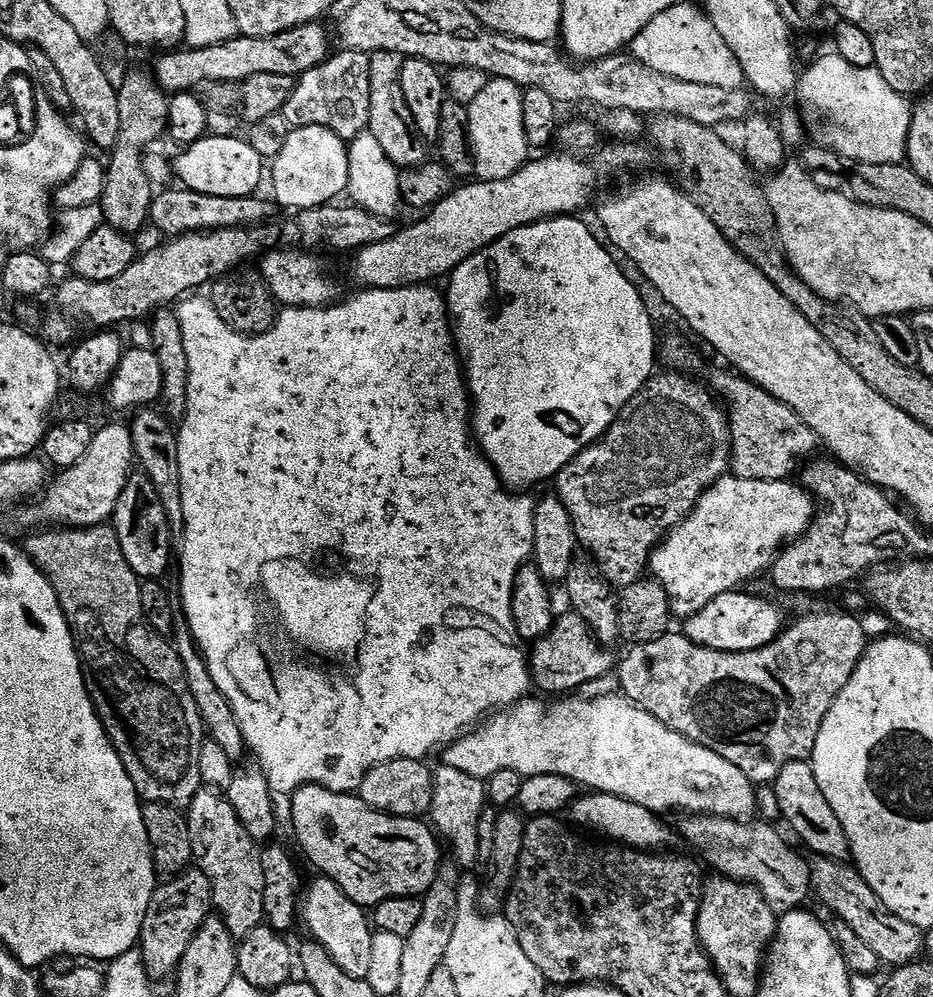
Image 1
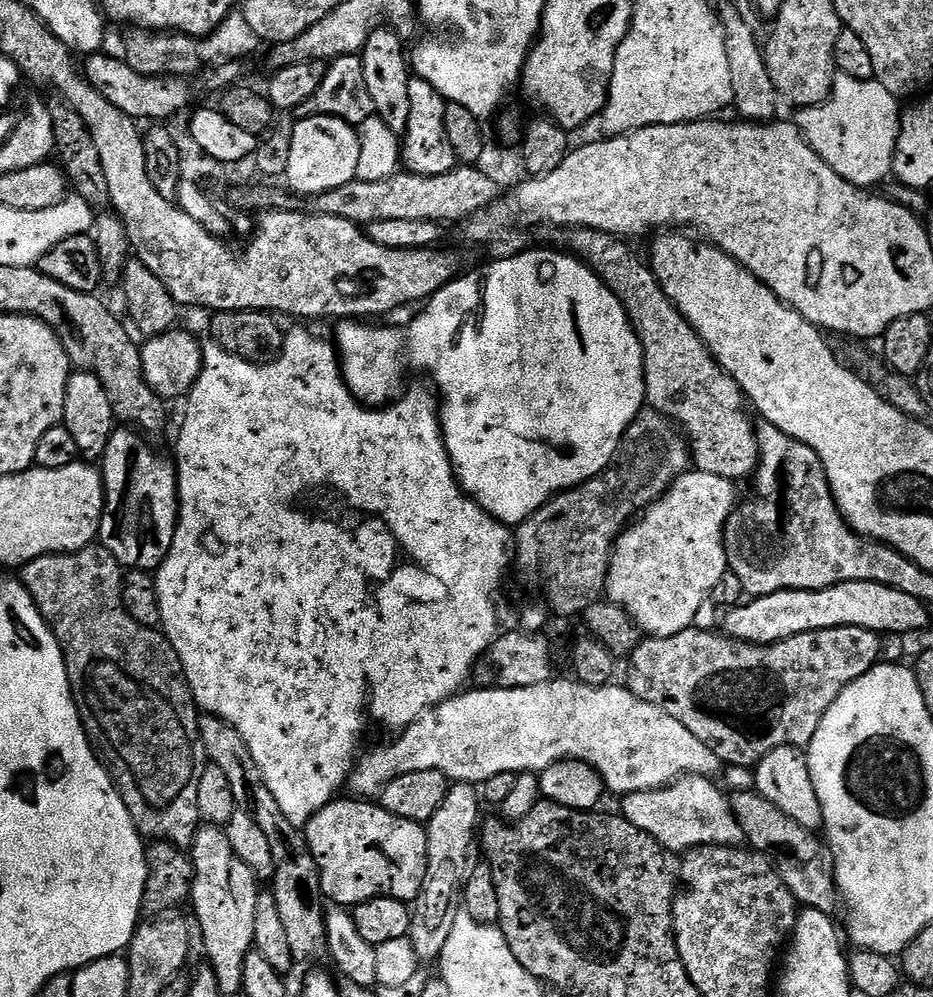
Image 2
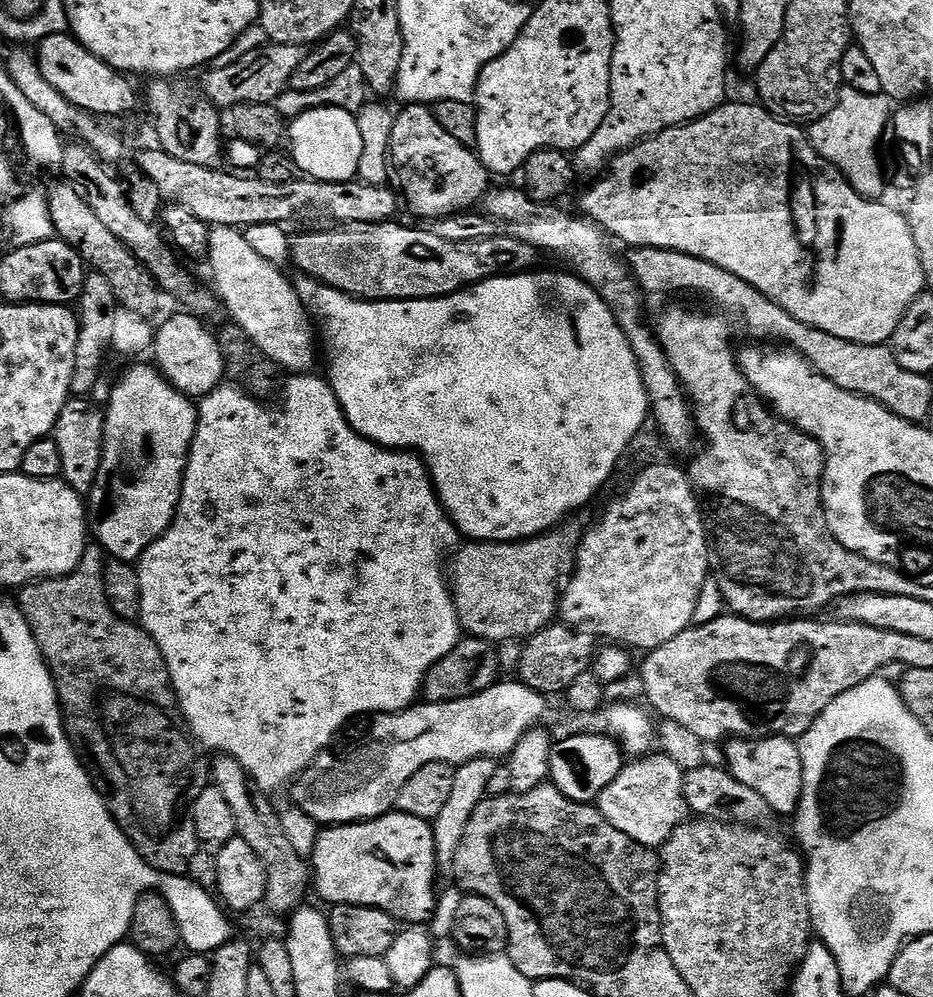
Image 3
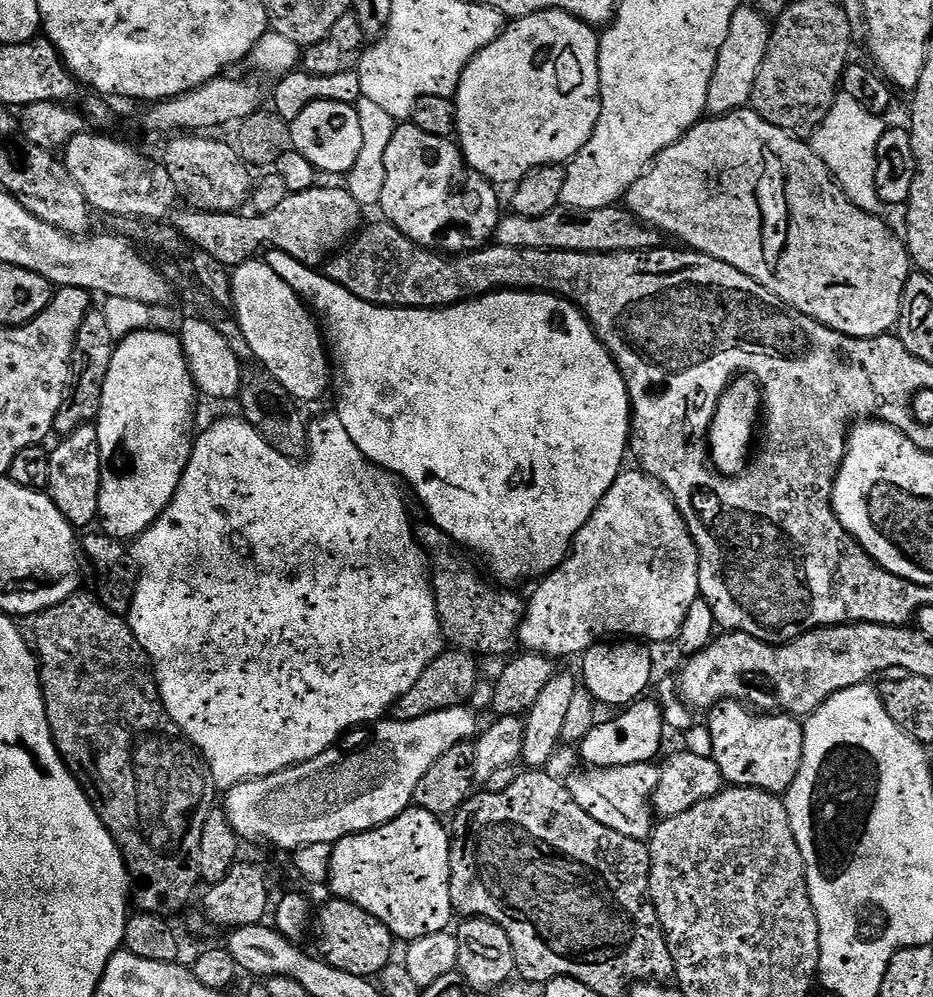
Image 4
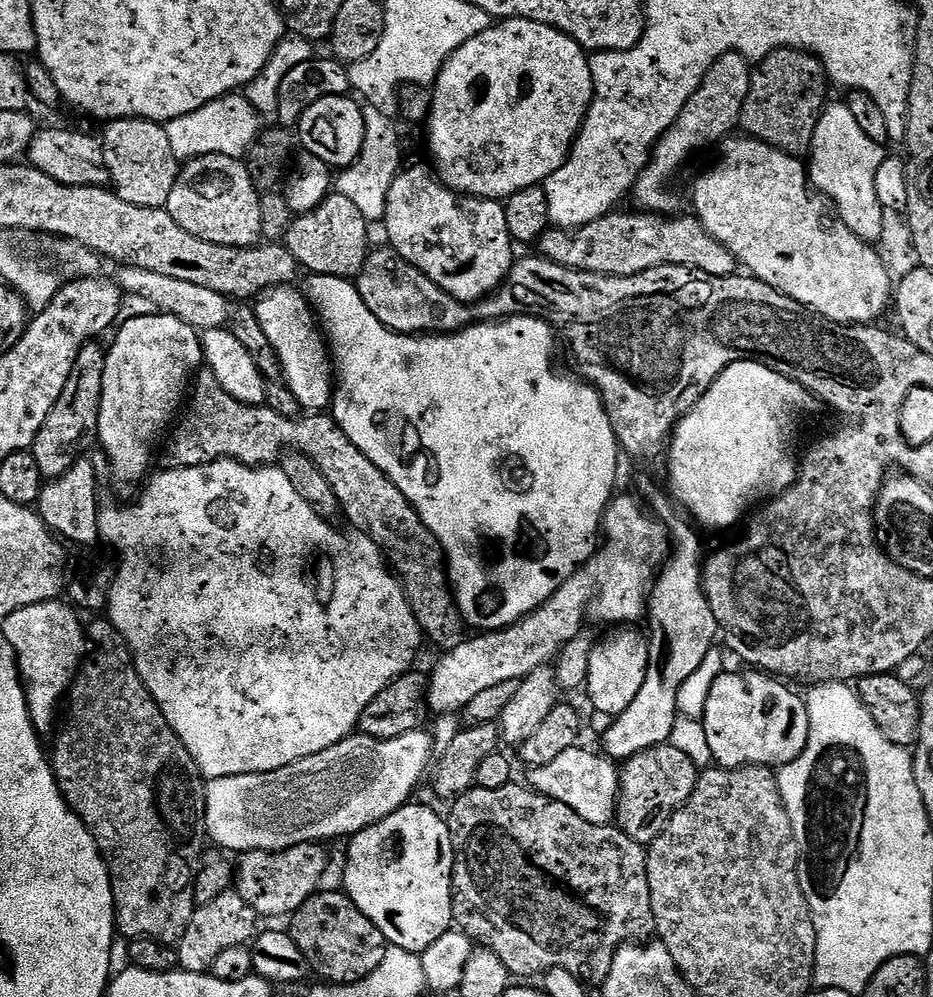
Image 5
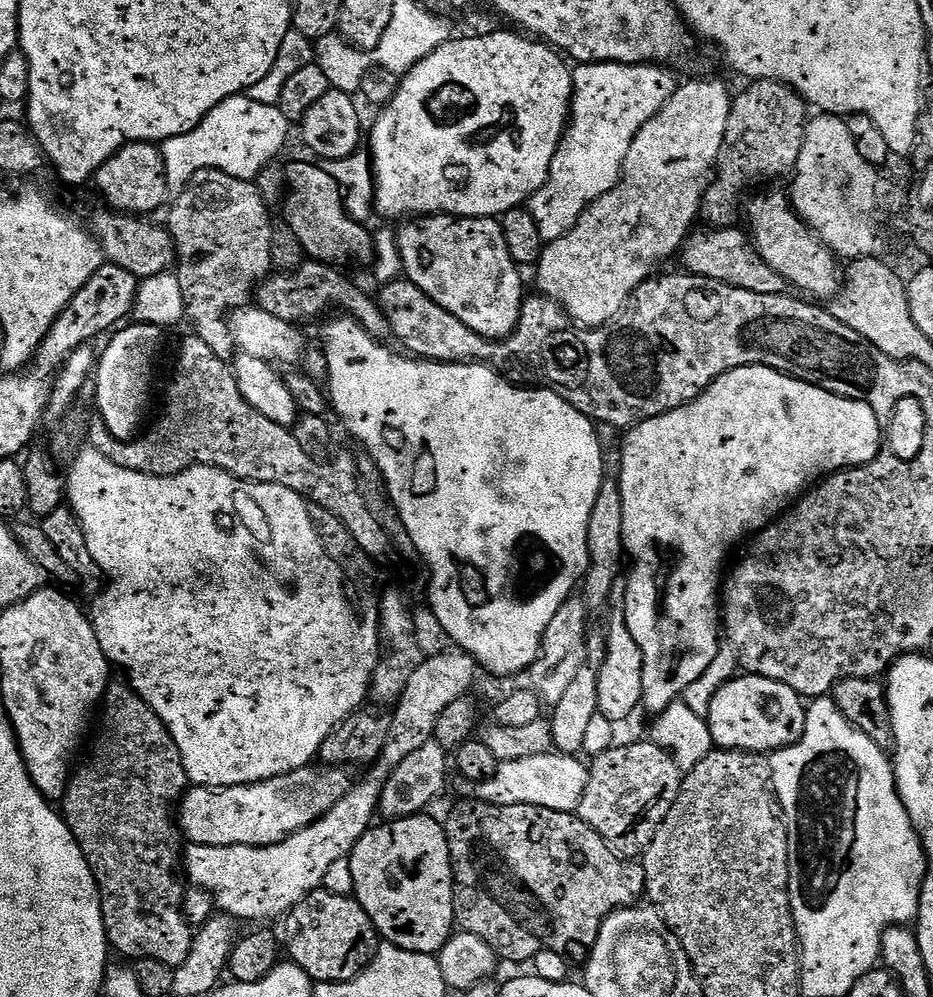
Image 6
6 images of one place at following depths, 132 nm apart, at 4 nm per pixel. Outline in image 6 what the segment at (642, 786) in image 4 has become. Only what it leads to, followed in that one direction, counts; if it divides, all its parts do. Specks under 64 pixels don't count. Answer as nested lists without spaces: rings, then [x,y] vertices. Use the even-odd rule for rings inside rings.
[[[555,750],[538,754],[538,758],[518,758],[518,762],[500,763],[498,774],[492,780],[475,785],[475,799],[485,804],[498,806],[538,806],[546,810],[575,813],[586,790],[589,765],[572,754],[561,754]]]

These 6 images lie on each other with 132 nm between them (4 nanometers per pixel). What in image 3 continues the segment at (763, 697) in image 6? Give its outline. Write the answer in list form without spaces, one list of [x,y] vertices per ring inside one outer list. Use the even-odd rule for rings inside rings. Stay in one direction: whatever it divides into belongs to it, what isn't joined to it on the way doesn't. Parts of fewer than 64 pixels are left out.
[[[767,736],[761,740],[732,738],[724,748],[726,767],[742,786],[750,786],[750,790],[762,794],[777,817],[795,817],[796,807],[800,805],[804,789],[804,771],[800,746],[795,739],[787,736]]]

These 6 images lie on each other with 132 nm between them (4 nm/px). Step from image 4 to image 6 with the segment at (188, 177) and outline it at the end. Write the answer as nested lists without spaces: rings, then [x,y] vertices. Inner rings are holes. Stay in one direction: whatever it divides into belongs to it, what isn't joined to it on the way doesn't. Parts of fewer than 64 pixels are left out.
[[[198,170],[198,174],[192,176],[181,192],[184,193],[177,198],[172,213],[166,219],[166,227],[176,243],[184,311],[187,319],[192,319],[192,324],[196,327],[193,328],[195,335],[200,336],[202,342],[206,342],[206,346],[210,346],[210,350],[218,354],[218,358],[231,361],[237,355],[238,349],[228,319],[236,309],[249,307],[253,303],[258,285],[267,280],[273,271],[274,221],[268,217],[270,208],[264,204],[263,196],[253,181],[232,178],[230,174],[222,174],[222,170]]]

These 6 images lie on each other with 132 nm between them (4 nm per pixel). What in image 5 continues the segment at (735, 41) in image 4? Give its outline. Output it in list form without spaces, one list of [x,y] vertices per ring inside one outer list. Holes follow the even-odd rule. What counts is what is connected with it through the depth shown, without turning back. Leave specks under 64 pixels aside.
[[[727,52],[725,56],[719,56],[714,66],[704,76],[704,80],[696,88],[696,93],[686,102],[686,106],[678,114],[678,118],[652,149],[652,158],[648,165],[642,170],[642,174],[636,180],[634,197],[636,196],[635,207],[649,214],[672,214],[676,208],[676,196],[671,192],[672,183],[680,172],[680,167],[691,158],[695,152],[703,148],[719,145],[739,125],[740,111],[746,102],[746,94],[750,90],[752,81],[752,68],[749,61],[738,55],[736,52]]]

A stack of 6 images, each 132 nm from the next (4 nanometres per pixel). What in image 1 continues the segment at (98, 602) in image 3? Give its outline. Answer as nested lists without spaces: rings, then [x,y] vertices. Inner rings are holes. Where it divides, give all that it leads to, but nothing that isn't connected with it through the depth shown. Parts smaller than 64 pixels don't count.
[[[106,523],[99,524],[93,528],[56,526],[51,530],[44,530],[48,532],[40,531],[33,531],[29,535],[33,536],[28,541],[23,541],[22,547],[25,554],[34,562],[34,566],[38,566],[38,570],[42,570],[42,574],[48,579],[50,586],[54,586],[54,594],[58,594],[58,602],[62,606],[64,617],[70,626],[72,637],[80,654],[80,666],[84,670],[84,685],[94,702],[97,714],[100,715],[101,722],[104,723],[104,729],[114,746],[114,750],[118,750],[118,758],[122,758],[122,766],[126,766],[126,774],[130,774],[130,782],[134,782],[136,792],[140,796],[141,801],[149,804],[162,802],[166,806],[174,806],[181,810],[187,809],[188,805],[192,803],[193,798],[202,790],[200,771],[198,770],[198,754],[200,753],[201,744],[206,739],[204,723],[200,721],[198,706],[194,706],[194,698],[190,694],[190,686],[186,682],[184,667],[178,658],[173,641],[159,636],[148,625],[148,619],[145,618],[144,611],[142,610],[141,577],[136,576],[134,570],[130,570],[130,562],[126,562],[126,554],[122,554],[122,542],[118,542],[118,534],[115,527],[111,523]]]

